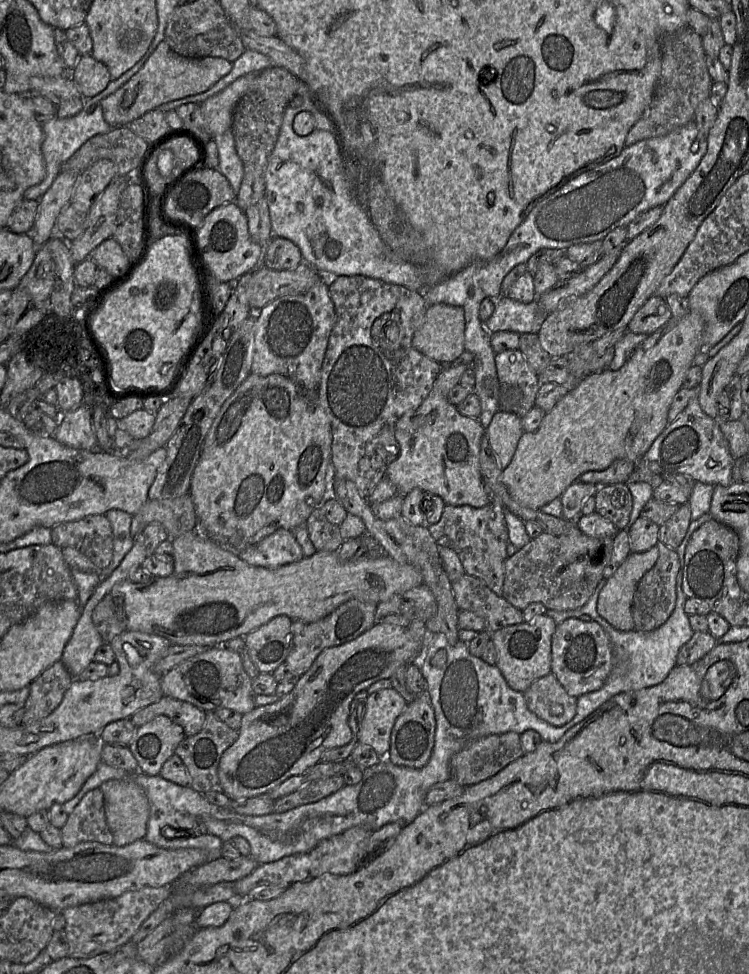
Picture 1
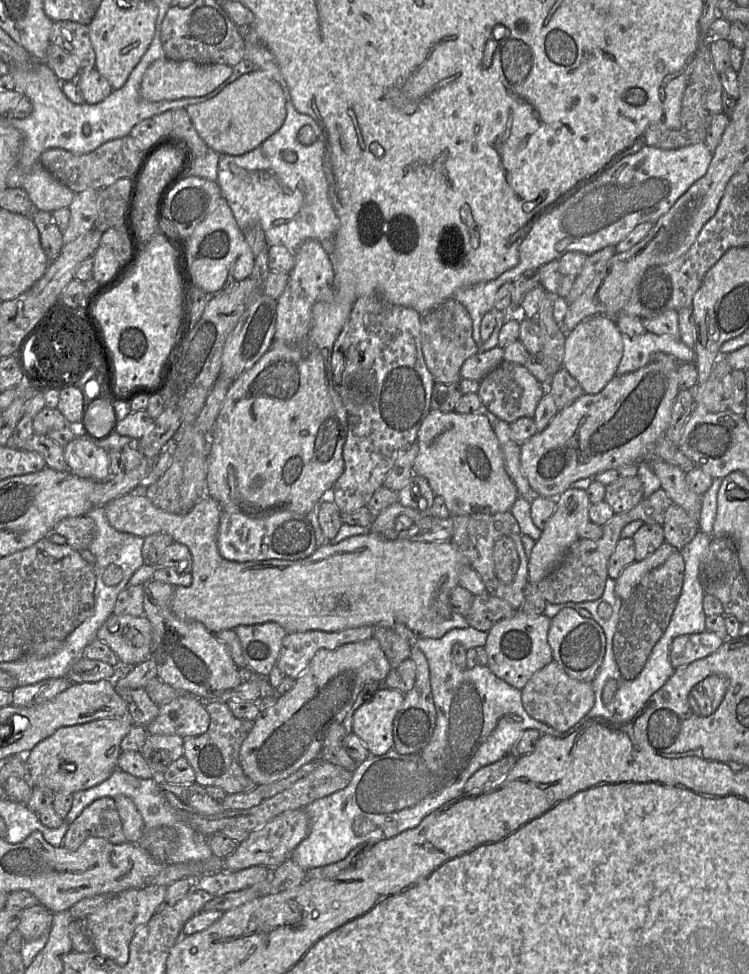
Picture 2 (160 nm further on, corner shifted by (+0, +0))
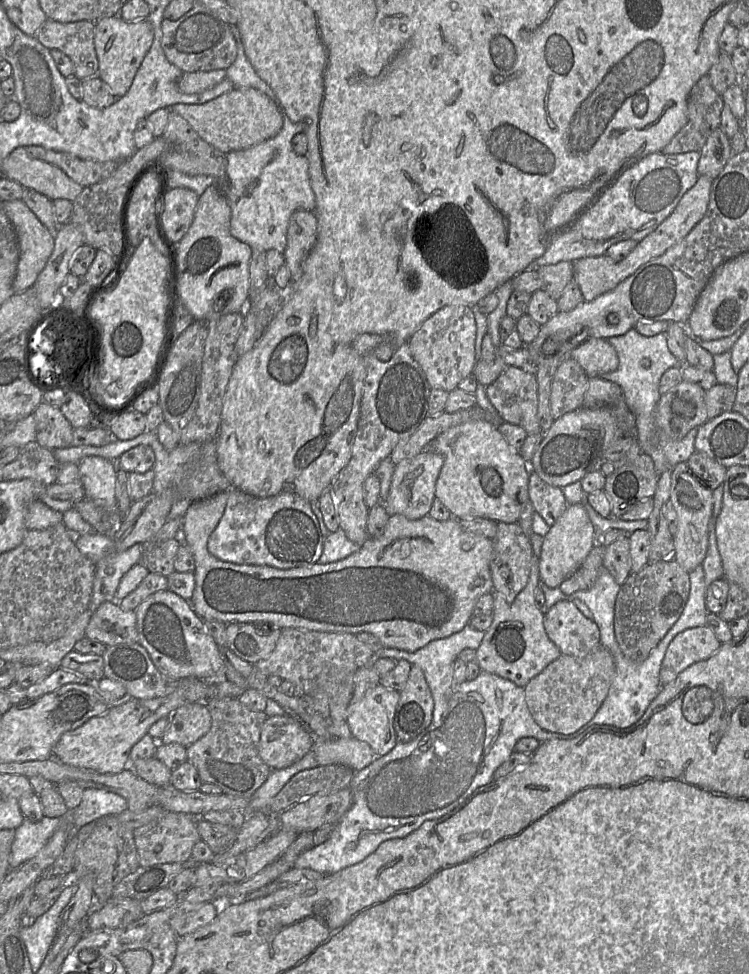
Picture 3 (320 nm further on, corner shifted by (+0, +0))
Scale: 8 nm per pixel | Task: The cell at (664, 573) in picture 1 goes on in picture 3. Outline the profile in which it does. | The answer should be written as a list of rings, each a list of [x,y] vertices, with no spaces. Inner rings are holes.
[[[663,560],[657,562],[648,562],[640,571],[631,573],[626,581],[620,586],[619,593],[617,594],[615,607],[614,607],[614,635],[618,643],[618,646],[623,653],[623,655],[633,663],[642,663],[650,654],[651,650],[654,649],[660,640],[665,636],[668,630],[673,626],[673,624],[680,617],[686,603],[688,600],[690,591],[690,580],[689,574],[674,560]]]

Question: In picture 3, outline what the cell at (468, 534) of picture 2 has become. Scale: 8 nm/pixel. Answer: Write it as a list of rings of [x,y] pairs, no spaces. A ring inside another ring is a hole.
[[[518,522],[497,523],[497,532],[492,542],[490,572],[493,592],[500,593],[511,604],[527,585],[532,546]]]

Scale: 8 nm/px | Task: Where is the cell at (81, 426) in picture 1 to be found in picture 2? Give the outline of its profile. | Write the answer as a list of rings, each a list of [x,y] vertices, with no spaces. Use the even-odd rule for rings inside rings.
[[[82,433],[74,438],[64,447],[64,458],[68,471],[81,477],[103,482],[110,478],[110,466],[108,451],[96,445],[94,440],[87,433]]]

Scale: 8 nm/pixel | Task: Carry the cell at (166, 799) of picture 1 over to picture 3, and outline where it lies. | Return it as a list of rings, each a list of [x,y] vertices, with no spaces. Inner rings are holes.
[[[85,789],[81,803],[70,811],[75,831],[106,816],[115,816],[128,809],[122,796],[102,789]]]

